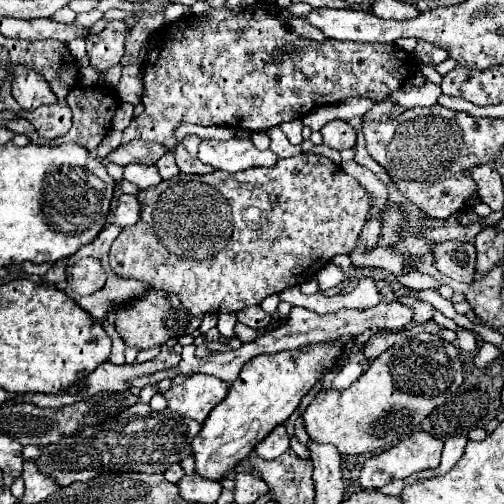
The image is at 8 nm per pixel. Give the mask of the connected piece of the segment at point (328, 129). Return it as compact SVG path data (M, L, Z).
M344 120L328 122L320 132L322 132L324 144L334 148L334 150L354 148L354 144L356 144L356 130Z

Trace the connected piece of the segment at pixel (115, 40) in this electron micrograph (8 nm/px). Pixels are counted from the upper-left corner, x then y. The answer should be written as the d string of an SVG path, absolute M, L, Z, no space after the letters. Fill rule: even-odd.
M108 22L106 28L96 36L86 40L86 50L90 56L90 64L98 72L106 72L114 64L120 62L124 50L124 38L128 28L124 22Z

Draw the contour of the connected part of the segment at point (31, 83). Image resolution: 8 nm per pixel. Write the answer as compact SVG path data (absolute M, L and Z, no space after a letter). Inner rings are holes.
M16 68L12 80L12 96L22 106L22 110L36 110L42 104L56 104L54 92L48 88L48 82L28 68ZM16 76L28 76L28 80L16 80Z

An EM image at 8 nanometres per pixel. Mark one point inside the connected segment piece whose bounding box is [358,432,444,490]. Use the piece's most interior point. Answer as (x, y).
(421, 451)

